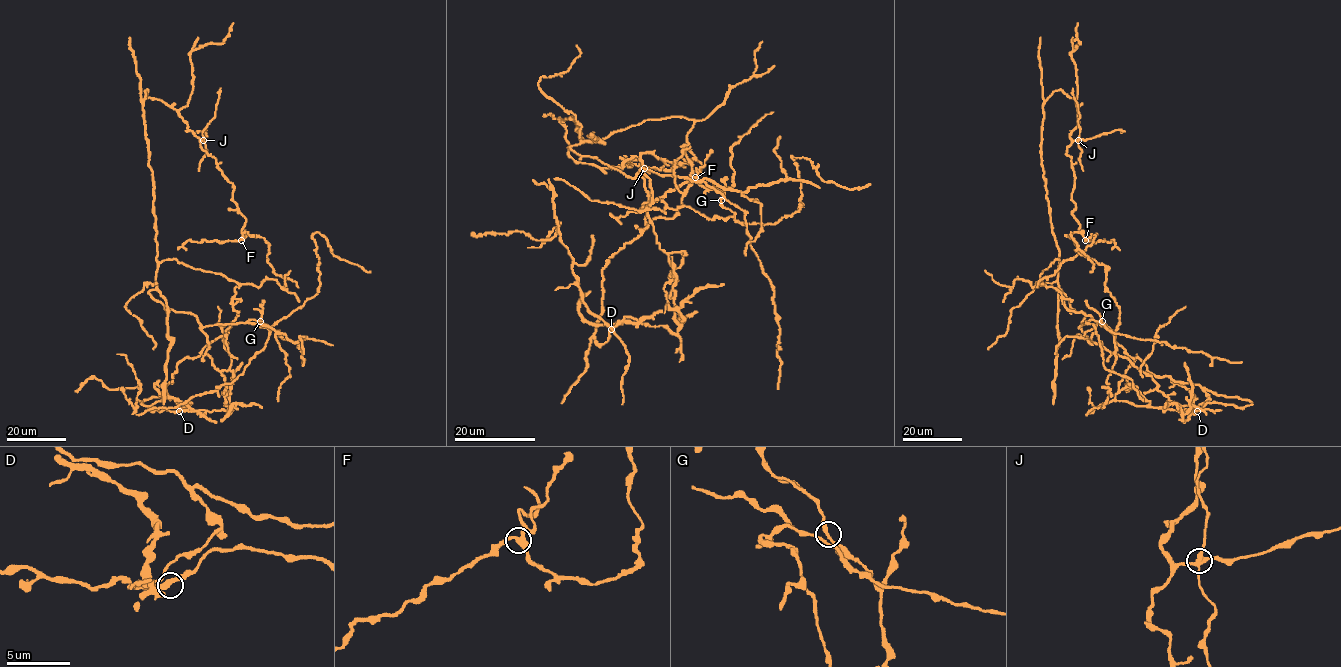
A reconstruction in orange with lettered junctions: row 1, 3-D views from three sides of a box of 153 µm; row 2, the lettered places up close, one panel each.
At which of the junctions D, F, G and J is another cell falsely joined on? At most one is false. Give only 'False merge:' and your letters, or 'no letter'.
False merge: J

